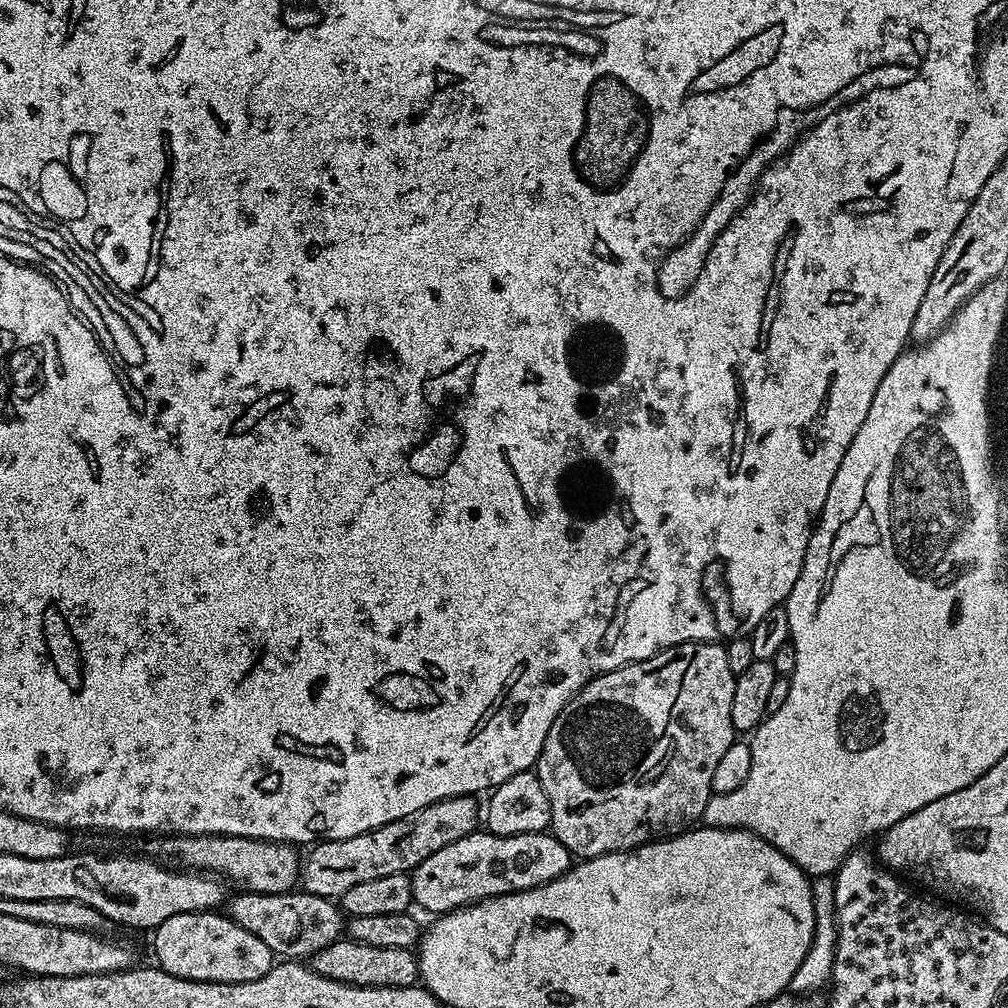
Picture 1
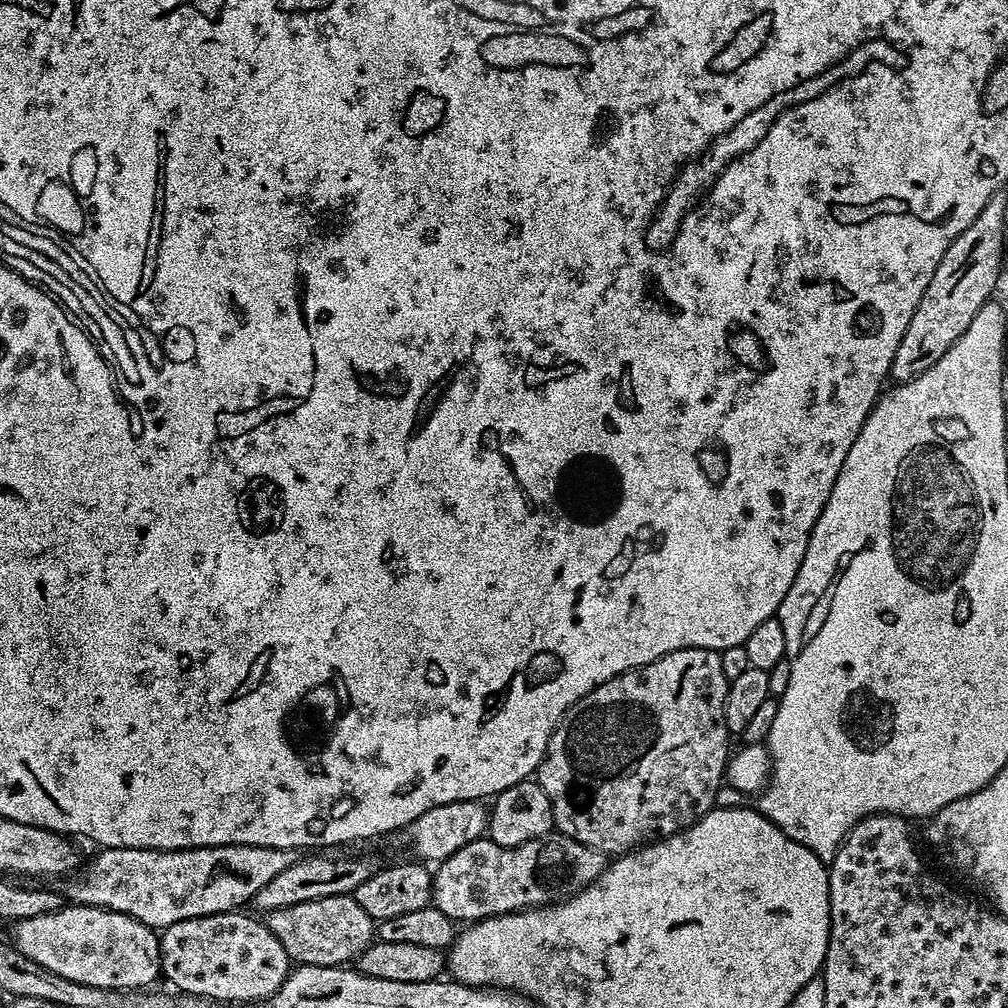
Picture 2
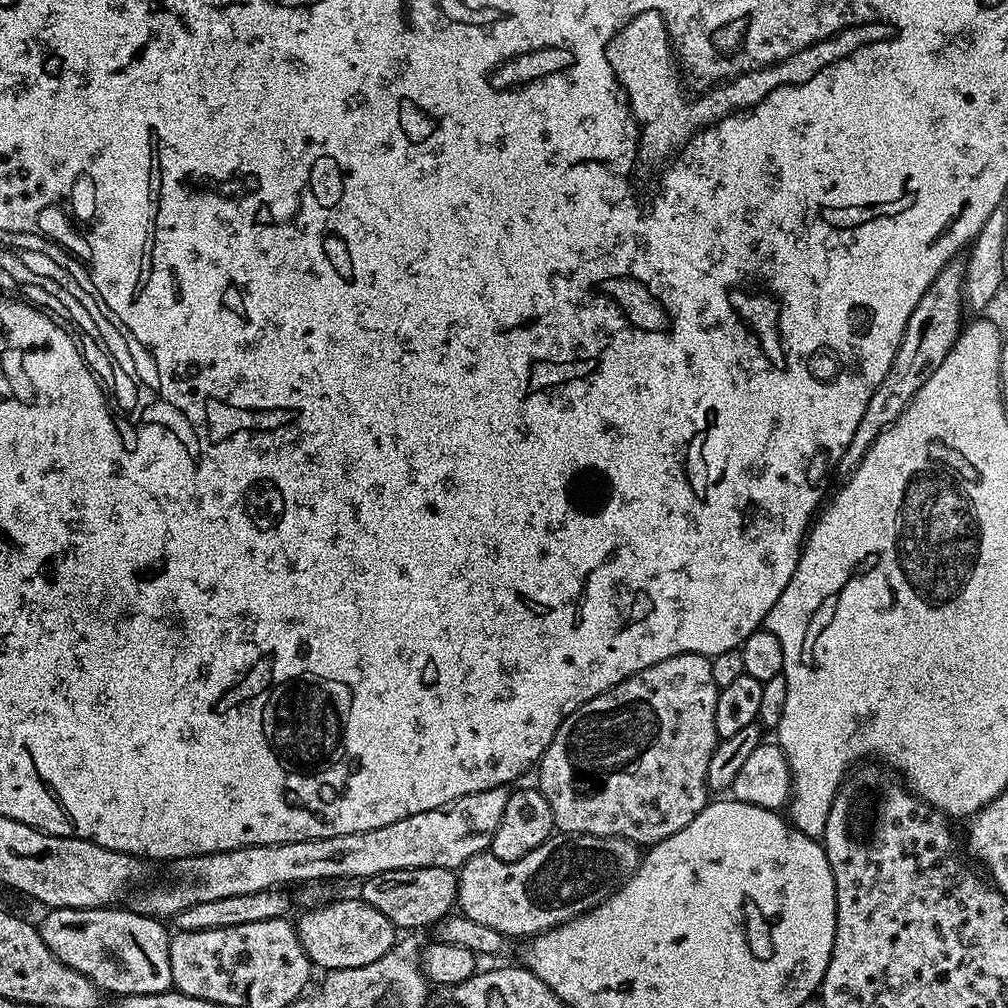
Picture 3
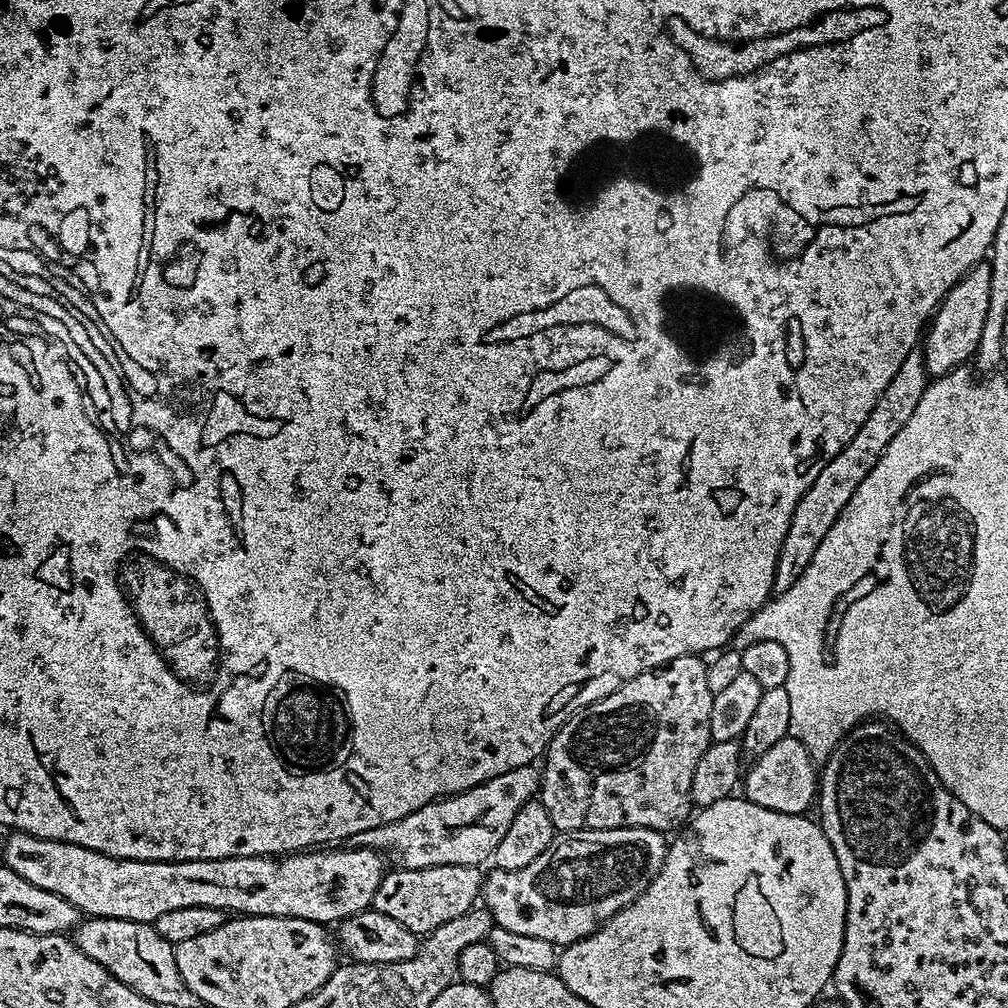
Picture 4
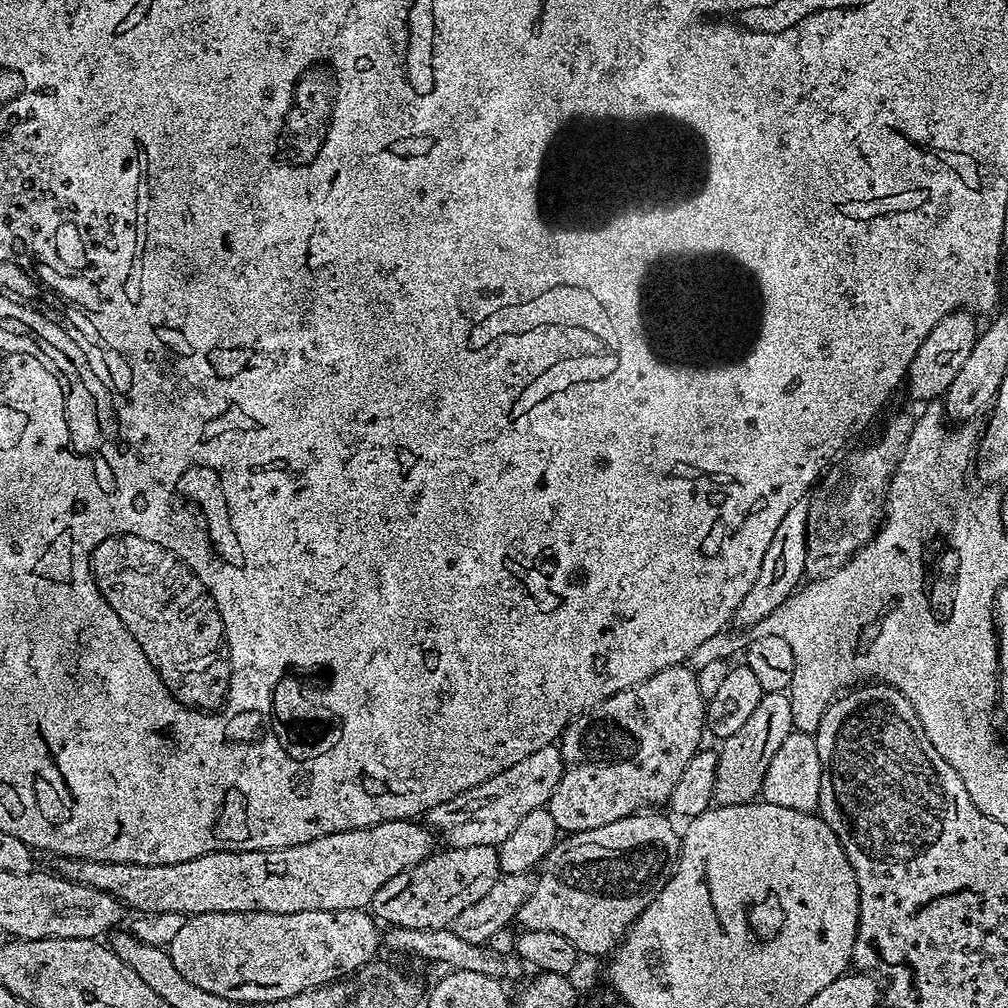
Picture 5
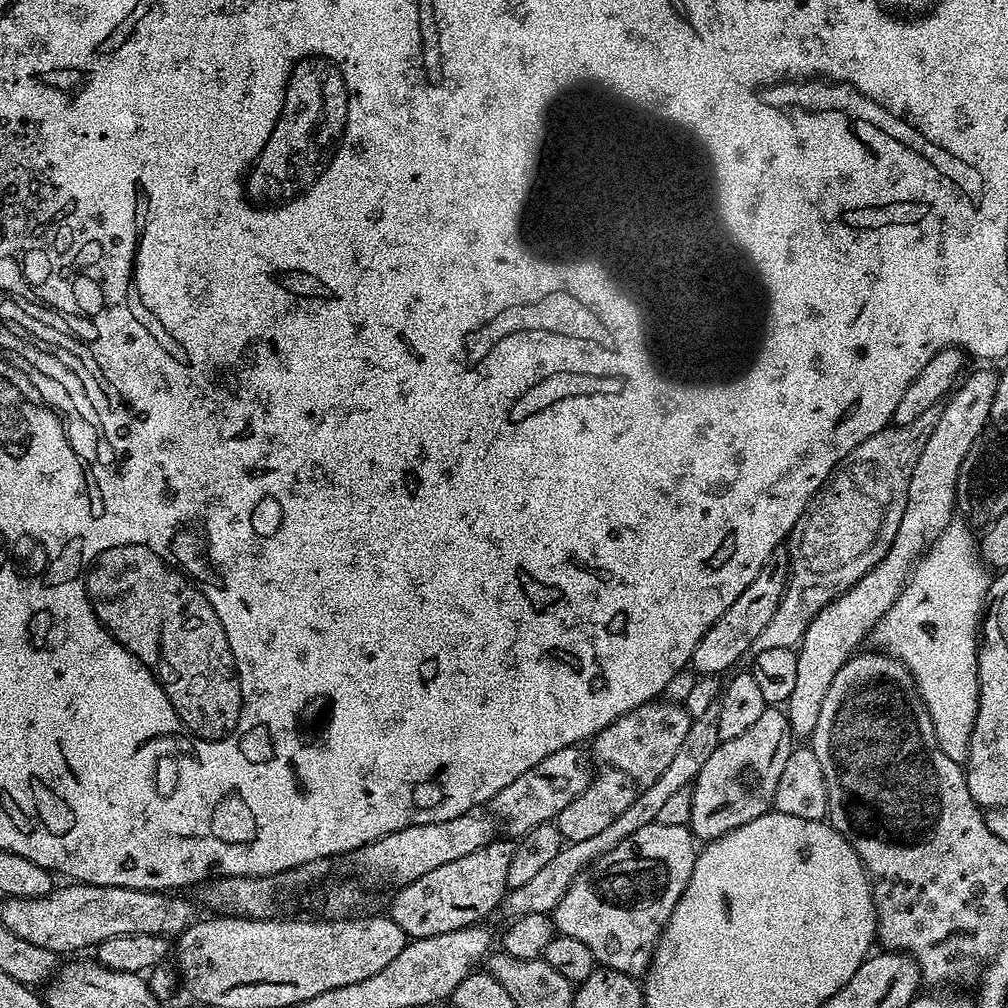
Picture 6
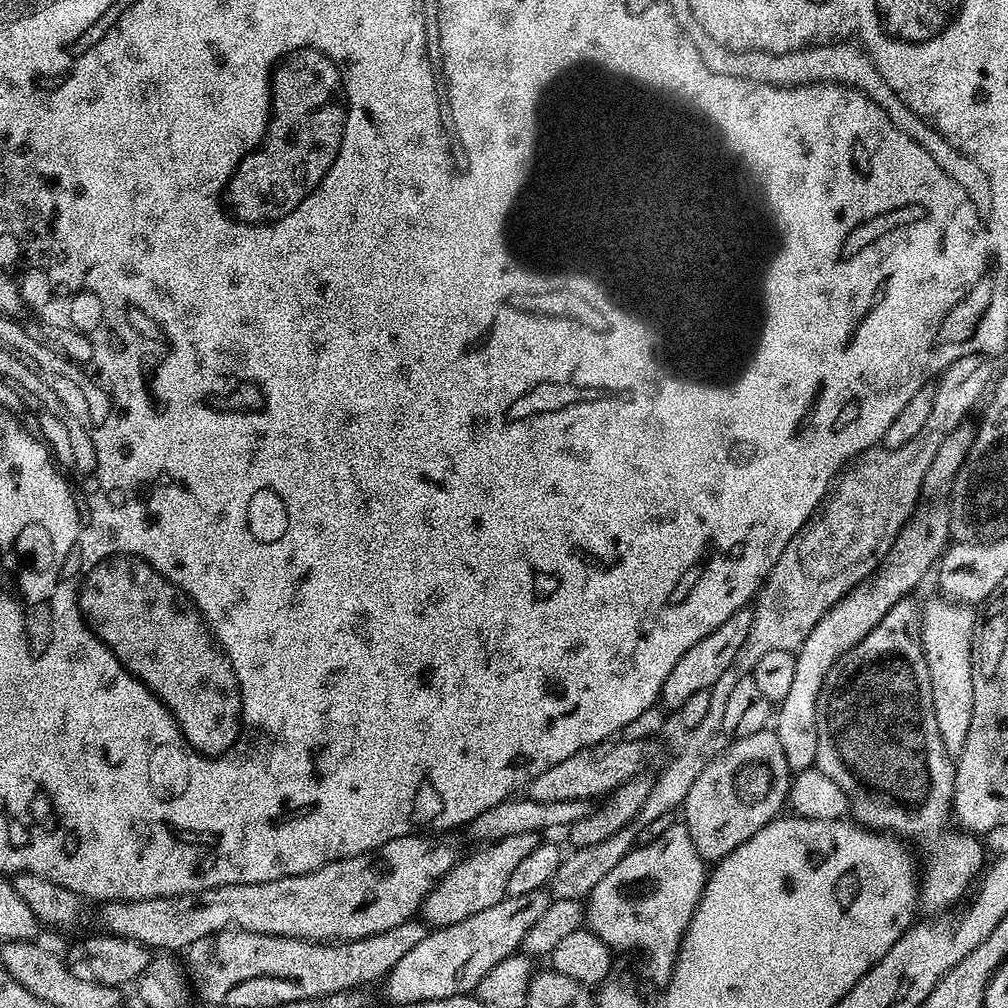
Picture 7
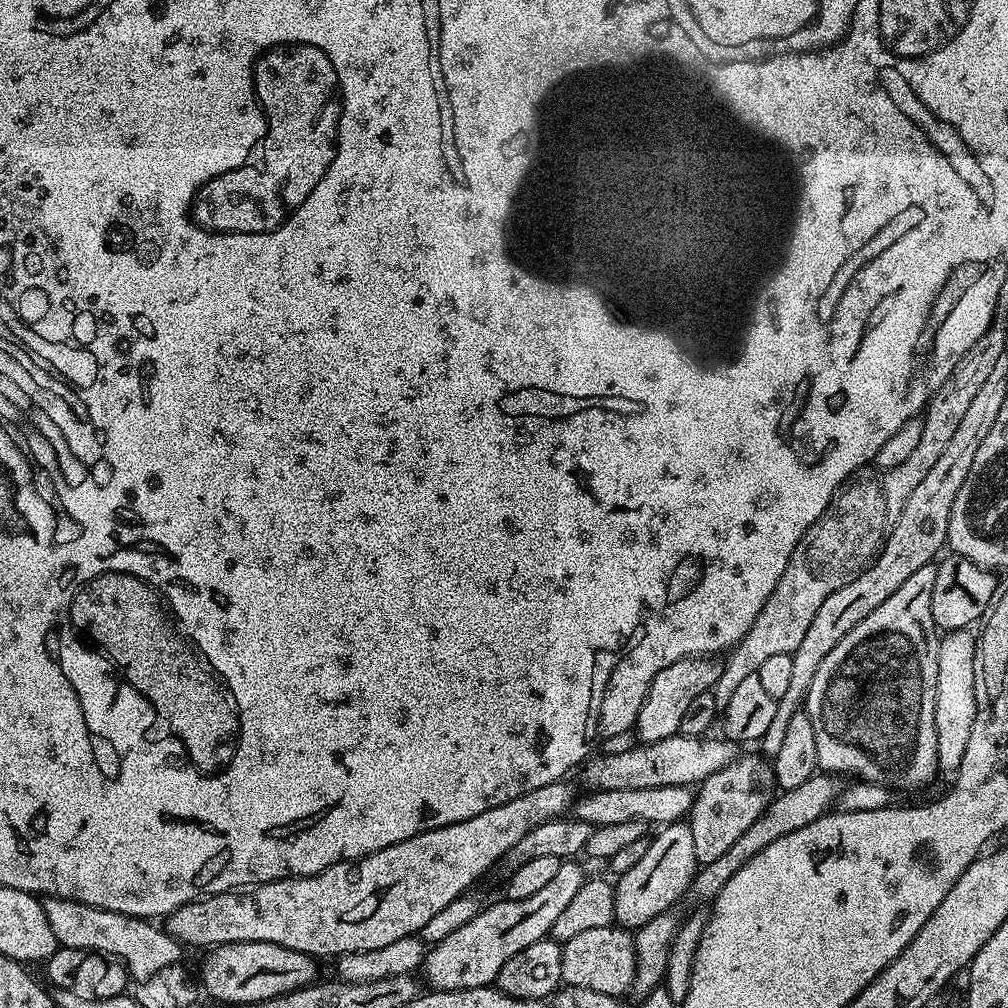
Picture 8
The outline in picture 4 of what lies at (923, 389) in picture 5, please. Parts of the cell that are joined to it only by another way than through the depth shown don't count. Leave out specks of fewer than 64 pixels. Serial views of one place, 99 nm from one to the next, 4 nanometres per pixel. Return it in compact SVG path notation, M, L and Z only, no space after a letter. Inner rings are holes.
M981 262L970 268L944 295L927 325L922 351L929 377L944 376L955 368L967 365L975 357L978 338L982 338L982 326L986 326L986 310L990 310L990 263Z

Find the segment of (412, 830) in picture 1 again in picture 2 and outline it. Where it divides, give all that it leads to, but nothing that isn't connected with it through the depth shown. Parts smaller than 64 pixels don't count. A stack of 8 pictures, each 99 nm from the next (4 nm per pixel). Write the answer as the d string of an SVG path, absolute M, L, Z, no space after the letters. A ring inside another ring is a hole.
M308 854L297 859L296 863L286 866L282 874L278 874L271 882L266 882L262 890L258 890L254 904L261 908L264 914L274 910L282 910L286 906L294 906L298 902L310 902L318 898L331 896L347 896L355 893L366 878L370 878L374 865L364 856L328 856L332 854Z

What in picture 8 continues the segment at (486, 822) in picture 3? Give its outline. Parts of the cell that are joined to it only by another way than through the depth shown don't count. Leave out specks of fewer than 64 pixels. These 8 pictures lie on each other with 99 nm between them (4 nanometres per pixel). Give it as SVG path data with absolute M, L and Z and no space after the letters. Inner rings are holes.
M699 736L662 738L662 742L639 743L622 754L596 754L584 761L584 780L592 790L650 790L658 786L699 786L710 774L730 766L738 755L737 745L727 738L708 740Z

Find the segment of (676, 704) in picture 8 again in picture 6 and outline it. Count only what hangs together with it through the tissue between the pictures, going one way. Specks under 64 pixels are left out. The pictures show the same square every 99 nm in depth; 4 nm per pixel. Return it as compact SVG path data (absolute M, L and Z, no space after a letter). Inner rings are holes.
M781 546L774 550L774 554L770 554L762 570L758 570L758 578L754 578L754 582L750 582L750 586L746 586L746 590L742 590L738 598L734 598L730 610L726 610L726 614L722 614L722 618L718 618L718 622L714 622L706 630L694 650L691 667L700 676L715 677L719 677L720 672L726 671L727 668L735 669L735 664L744 655L747 657L752 652L752 644L758 634L762 634L762 630L766 630L767 624L770 623L770 618L774 618L774 610L778 610L778 602L782 602L782 594L787 585L788 549Z

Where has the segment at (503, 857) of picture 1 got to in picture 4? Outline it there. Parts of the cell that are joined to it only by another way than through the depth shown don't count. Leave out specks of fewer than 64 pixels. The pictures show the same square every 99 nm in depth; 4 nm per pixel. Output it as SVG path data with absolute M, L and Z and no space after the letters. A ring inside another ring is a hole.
M582 828L579 832L566 832L557 835L550 846L546 846L534 862L522 866L522 870L493 867L492 873L489 876L487 873L482 880L482 904L497 928L567 946L594 934L611 916L618 914L618 910L633 904L660 873L668 845L665 833L649 828Z

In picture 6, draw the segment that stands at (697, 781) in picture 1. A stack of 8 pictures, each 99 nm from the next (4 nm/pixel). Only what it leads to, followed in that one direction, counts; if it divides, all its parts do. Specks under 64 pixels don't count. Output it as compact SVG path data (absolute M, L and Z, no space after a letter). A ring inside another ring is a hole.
M657 698L650 704L643 704L626 714L622 714L610 726L606 726L601 732L597 732L590 741L590 759L594 765L594 775L592 781L562 810L555 818L556 829L562 833L565 841L570 844L577 844L586 838L594 838L594 834L599 834L622 814L622 810L627 810L633 804L634 798L642 794L642 790L647 790L649 786L654 786L658 782L658 777L662 775L662 770L674 762L674 754L678 754L678 749L682 746L686 734L690 734L690 726L693 717L688 715L683 704L672 704L663 698Z

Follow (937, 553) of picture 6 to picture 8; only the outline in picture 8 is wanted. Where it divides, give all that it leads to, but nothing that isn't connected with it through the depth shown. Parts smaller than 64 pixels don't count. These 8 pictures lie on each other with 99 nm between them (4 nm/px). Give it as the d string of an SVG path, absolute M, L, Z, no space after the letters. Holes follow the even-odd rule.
M955 628L952 632L944 632L939 637L940 653L938 654L938 686L936 687L936 705L934 706L934 730L938 730L938 762L941 769L948 774L955 773L962 762L962 754L966 754L966 742L970 742L970 730L974 726L974 714L976 713L976 699L974 698L974 658L976 657L976 637L975 631L966 628Z

